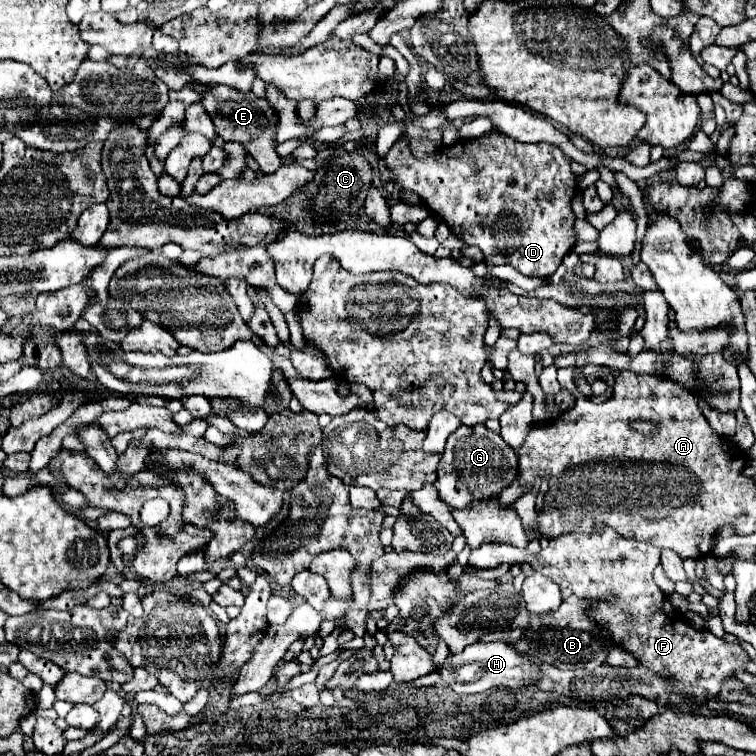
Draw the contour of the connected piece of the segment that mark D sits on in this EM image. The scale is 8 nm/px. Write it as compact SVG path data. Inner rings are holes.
M499 133L489 135L487 139L487 161L479 157L479 149L471 149L471 141L479 141L479 137L461 139L451 147L439 147L435 155L423 161L415 161L407 139L399 139L385 155L385 161L397 185L417 193L423 203L449 225L453 235L461 237L467 245L477 245L483 251L487 265L493 267L507 263L527 277L551 277L575 245L573 219L576 217L571 201L577 191L577 182L571 171L571 161L559 147L549 143L519 143L505 135L501 139Z

